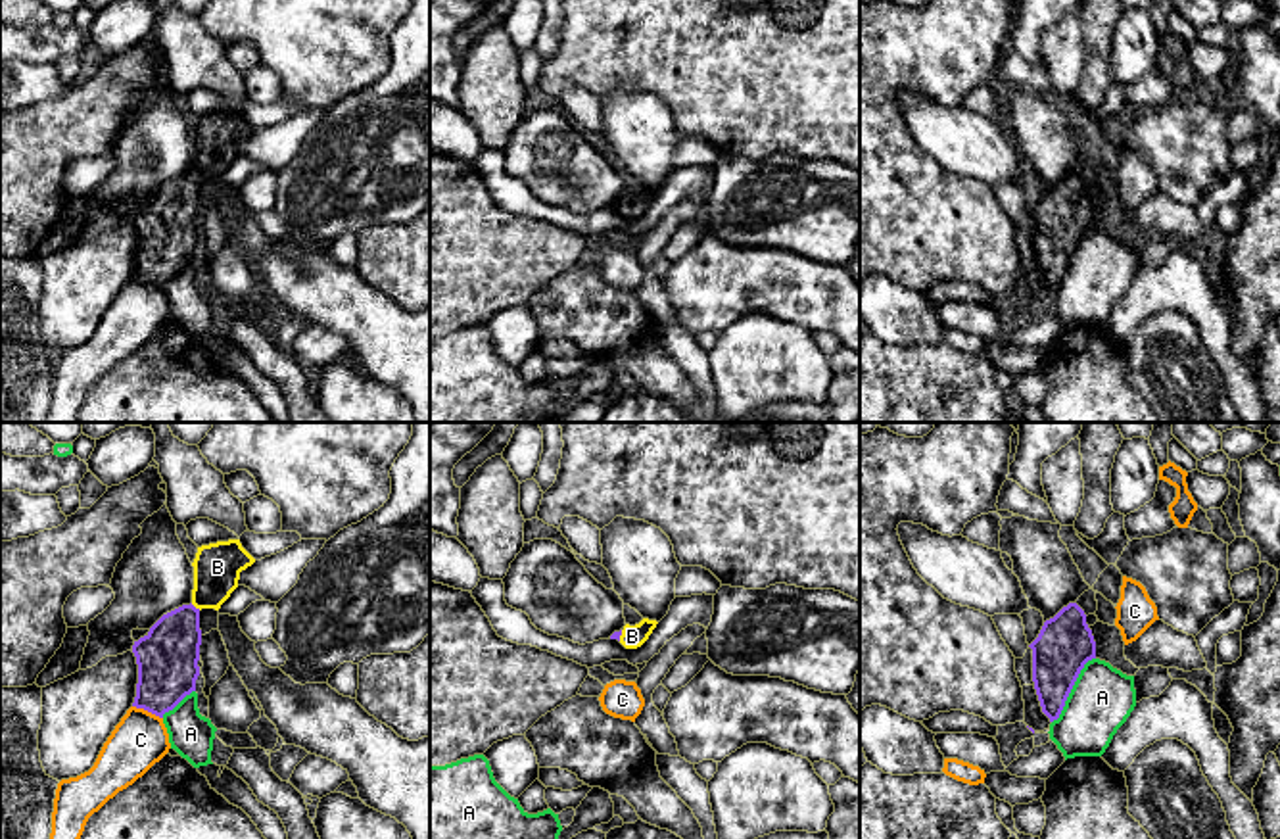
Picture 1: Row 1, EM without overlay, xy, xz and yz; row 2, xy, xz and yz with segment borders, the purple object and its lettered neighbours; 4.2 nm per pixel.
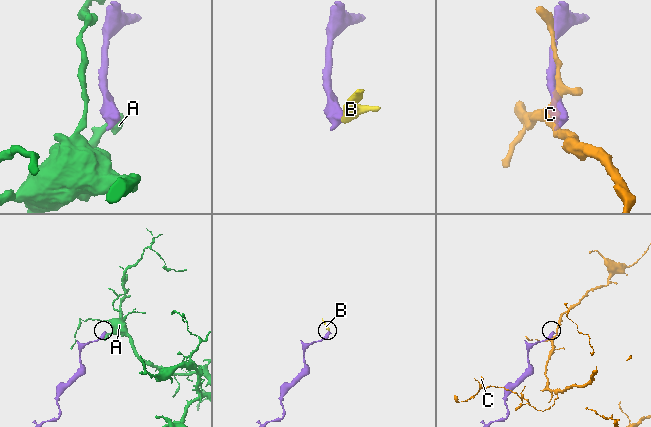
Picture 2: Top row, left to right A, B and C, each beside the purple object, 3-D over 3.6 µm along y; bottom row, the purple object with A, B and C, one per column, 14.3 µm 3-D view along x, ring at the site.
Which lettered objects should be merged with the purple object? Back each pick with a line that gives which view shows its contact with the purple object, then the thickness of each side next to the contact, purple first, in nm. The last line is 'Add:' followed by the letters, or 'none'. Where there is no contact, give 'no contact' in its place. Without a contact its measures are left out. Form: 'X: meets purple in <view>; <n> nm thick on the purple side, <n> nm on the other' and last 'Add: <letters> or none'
B: meets purple in xy; 260 nm thick on the purple side, 200 nm on the other
Add: B

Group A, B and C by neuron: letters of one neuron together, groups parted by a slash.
A / B / C

